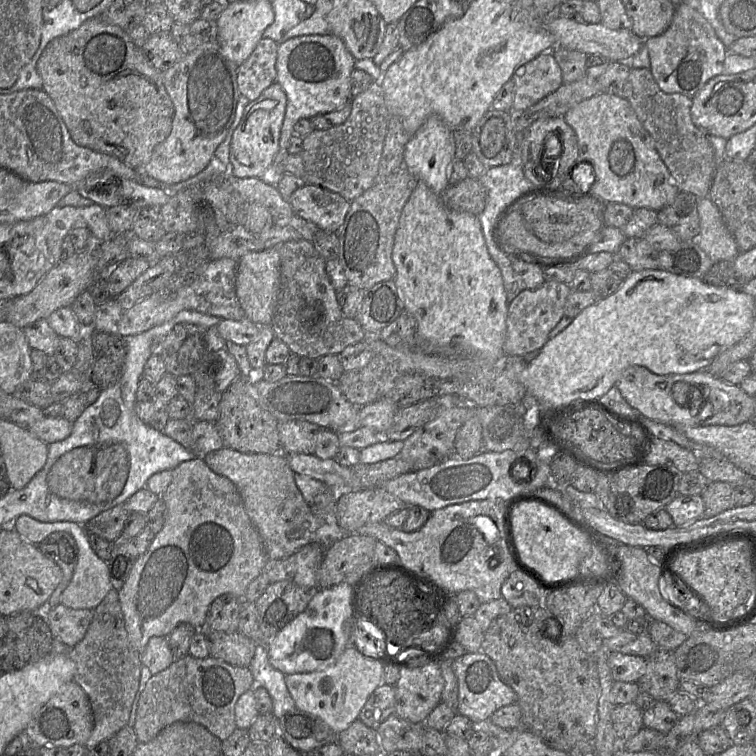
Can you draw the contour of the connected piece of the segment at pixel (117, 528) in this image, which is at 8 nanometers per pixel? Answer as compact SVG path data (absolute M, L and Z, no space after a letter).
M124 503L118 504L88 520L83 528L86 532L113 542L122 534L124 523L130 514Z

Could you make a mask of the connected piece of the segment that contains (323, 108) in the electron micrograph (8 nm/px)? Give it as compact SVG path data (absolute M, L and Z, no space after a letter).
M333 34L305 35L280 43L276 82L286 94L287 107L271 179L285 174L282 172L282 165L289 155L294 126L300 119L330 113L351 102L351 73L355 69L355 61L342 39Z

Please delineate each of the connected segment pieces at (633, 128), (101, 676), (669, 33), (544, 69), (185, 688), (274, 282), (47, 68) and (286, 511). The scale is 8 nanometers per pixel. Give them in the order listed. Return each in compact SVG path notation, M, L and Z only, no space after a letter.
M599 93L594 95L586 100L581 101L580 103L576 104L572 107L564 116L565 122L574 130L577 140L578 140L578 163L576 163L576 167L579 163L589 163L592 166L593 174L594 174L594 182L590 187L588 194L592 197L597 198L598 200L602 201L603 203L622 203L631 208L639 209L639 208L649 208L655 211L660 211L661 209L665 208L666 206L671 205L677 194L680 192L677 185L674 182L672 175L670 174L669 170L667 169L666 165L664 164L663 160L661 159L659 153L657 152L655 142L648 131L643 127L635 111L633 110L632 106L625 99L621 94L615 93Z
M111 589L94 609L93 619L84 638L69 649L76 663L75 680L87 694L94 716L94 728L87 749L109 740L128 725L141 677L141 653L129 642L118 591Z
M680 3L676 7L670 26L659 36L644 40L650 58L650 71L659 88L667 94L683 94L693 98L694 95L712 78L723 73L724 60L728 48L718 38L714 28L696 9Z
M552 51L541 53L519 67L511 80L514 83L514 111L526 110L563 85L562 72Z
M187 654L175 659L165 670L153 674L140 695L134 730L139 742L149 742L174 722L195 722L221 741L237 728L235 706L239 697L255 687L249 667L233 666L208 656L195 658Z
M278 247L244 254L238 260L236 295L247 319L259 326L271 325L280 290L280 254Z
M99 16L50 41L36 68L42 79L42 90L53 101L72 140L80 146L114 156L128 167L142 170L150 161L155 147L171 132L174 106L164 86L162 72L152 66L126 31Z
M223 447L219 450L212 451L205 456L197 456L197 457L202 457L204 462L208 465L208 467L214 471L216 474L225 476L229 480L231 480L235 486L237 487L239 494L241 495L245 511L248 514L251 522L253 523L254 527L256 528L262 543L264 550L266 552L266 555L268 559L273 559L273 560L280 560L280 559L285 559L297 552L301 547L316 542L316 532L319 528L319 521L316 519L316 517L313 515L310 505L304 500L303 495L301 494L300 490L298 489L294 475L295 473L292 471L290 468L288 461L287 461L287 456L283 453L274 453L274 454L252 454L252 453L242 453L237 450L231 449L231 448L226 448Z

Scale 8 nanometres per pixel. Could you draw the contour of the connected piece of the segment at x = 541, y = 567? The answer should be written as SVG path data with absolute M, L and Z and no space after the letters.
M523 502L514 508L512 527L522 562L535 569L546 582L584 576L579 572L579 564L593 548L597 549L588 534L572 526L556 511L536 502Z

